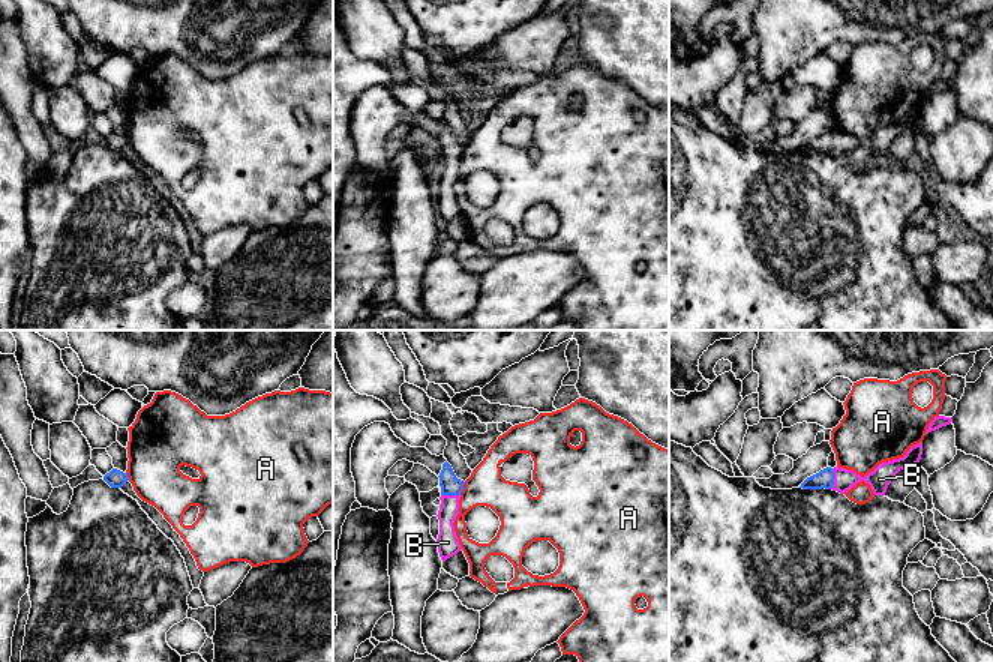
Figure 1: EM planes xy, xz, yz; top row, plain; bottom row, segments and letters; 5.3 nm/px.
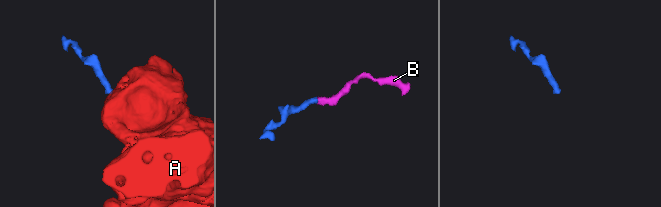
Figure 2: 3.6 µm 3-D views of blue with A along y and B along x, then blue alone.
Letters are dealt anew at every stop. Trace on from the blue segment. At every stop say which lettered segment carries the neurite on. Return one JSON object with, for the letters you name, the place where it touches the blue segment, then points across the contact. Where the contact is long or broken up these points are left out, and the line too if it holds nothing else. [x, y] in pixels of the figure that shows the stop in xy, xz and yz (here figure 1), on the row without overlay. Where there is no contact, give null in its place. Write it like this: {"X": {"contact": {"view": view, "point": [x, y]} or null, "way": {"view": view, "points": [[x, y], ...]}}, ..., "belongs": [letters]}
{"B": {"contact": {"view": "yz", "point": [833, 143]}}, "belongs": ["B"]}

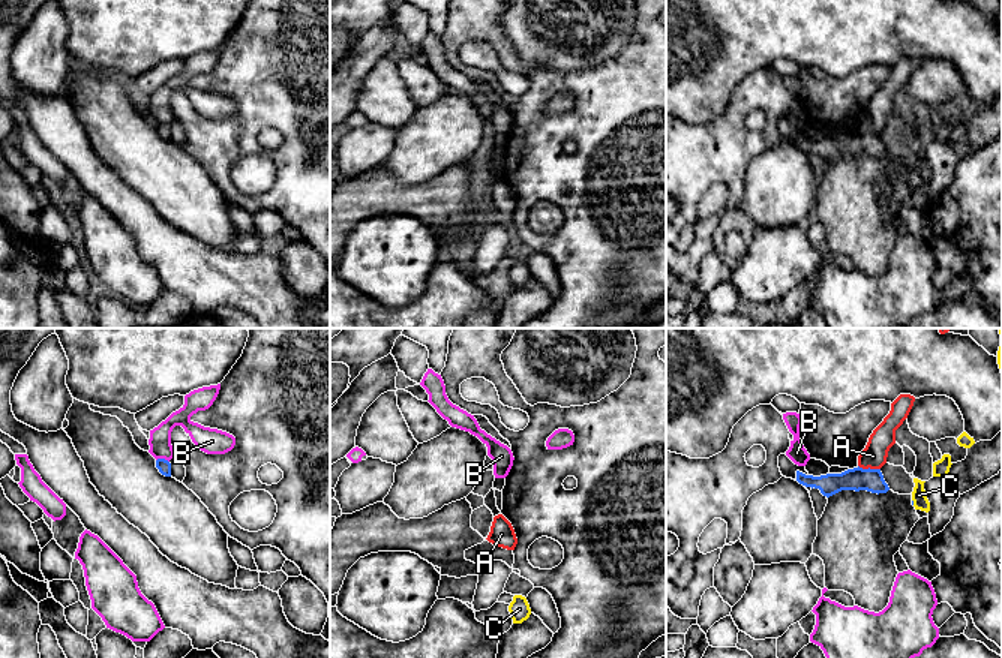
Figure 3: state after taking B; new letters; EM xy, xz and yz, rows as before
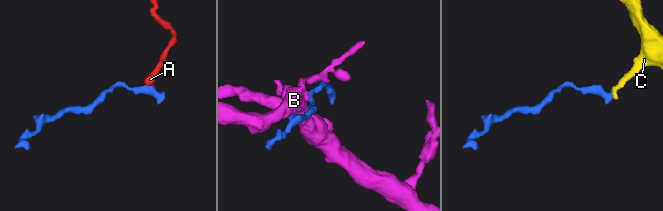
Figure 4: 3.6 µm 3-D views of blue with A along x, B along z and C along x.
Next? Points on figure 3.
{"C": {"contact": {"view": "yz", "point": [912, 167]}, "way": {"view": "yz", "points": [[912, 165], [912, 167], [918, 159]]}}, "belongs": ["C"]}

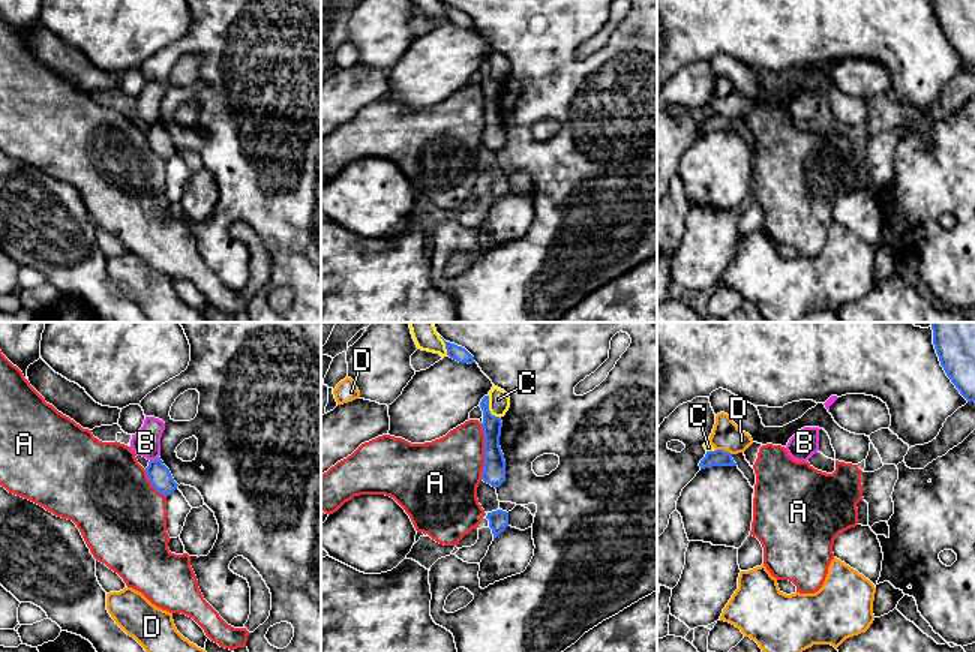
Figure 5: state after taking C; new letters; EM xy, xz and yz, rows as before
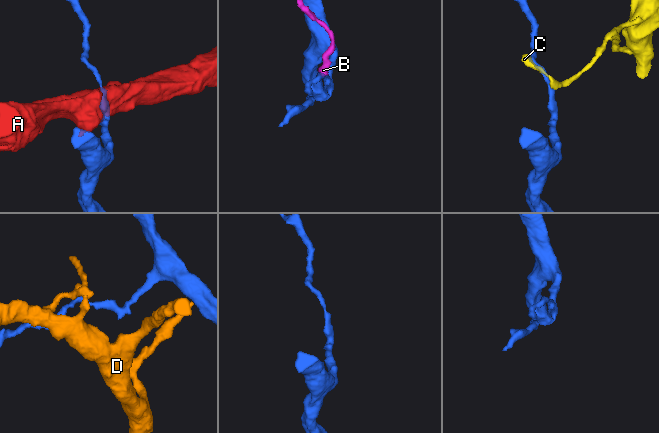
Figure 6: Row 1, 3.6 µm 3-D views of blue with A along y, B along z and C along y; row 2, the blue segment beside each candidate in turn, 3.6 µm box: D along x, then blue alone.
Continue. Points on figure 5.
{"belongs": []}

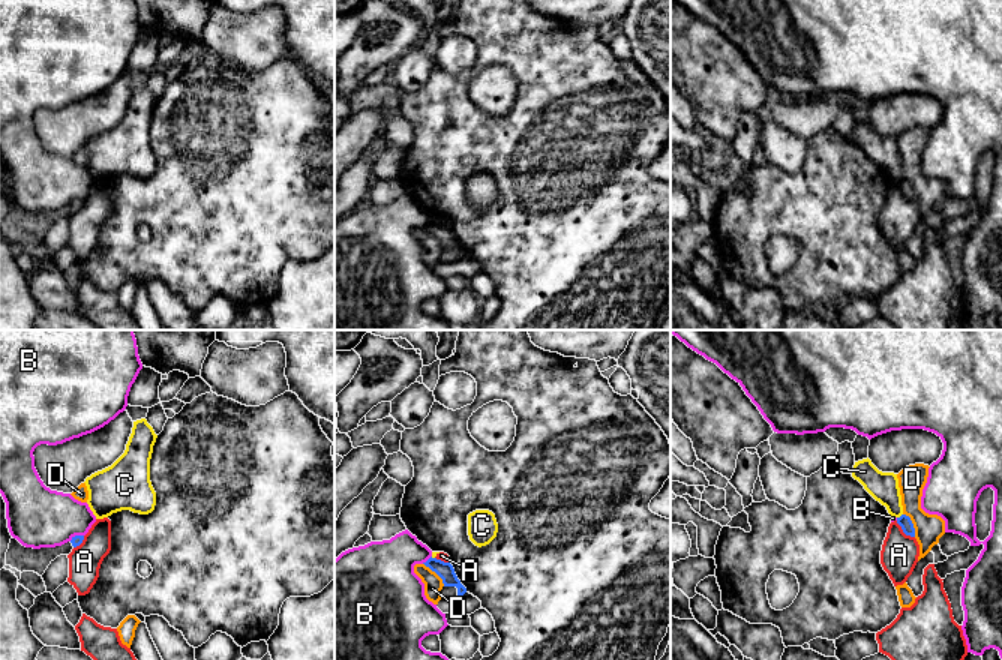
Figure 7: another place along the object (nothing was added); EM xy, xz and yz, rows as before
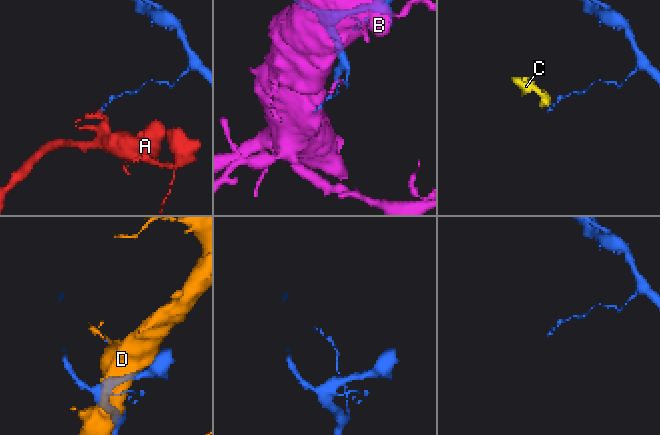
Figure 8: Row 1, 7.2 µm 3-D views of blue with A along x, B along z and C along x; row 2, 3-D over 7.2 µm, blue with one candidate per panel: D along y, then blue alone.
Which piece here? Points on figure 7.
{"C": {"contact": {"view": "yz", "point": [900, 180]}, "way": {"view": "yz", "points": [[903, 185], [900, 180], [884, 150]]}}, "belongs": ["C"]}

